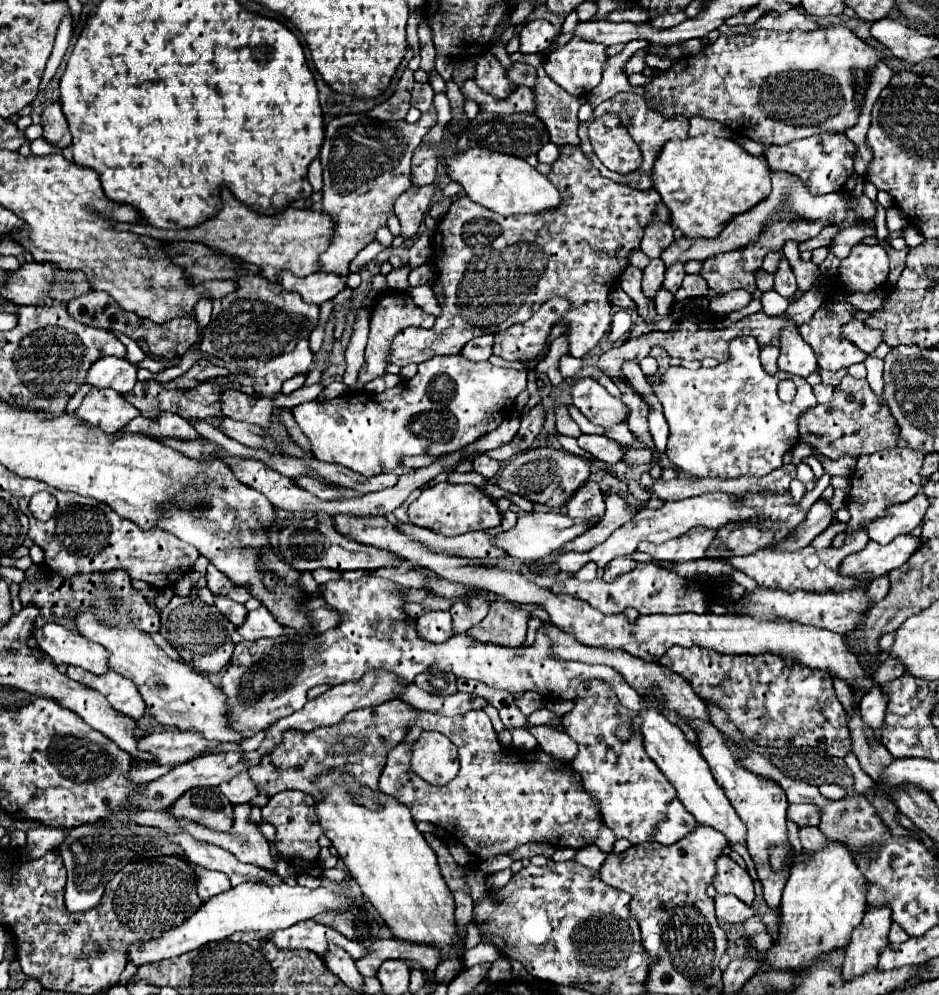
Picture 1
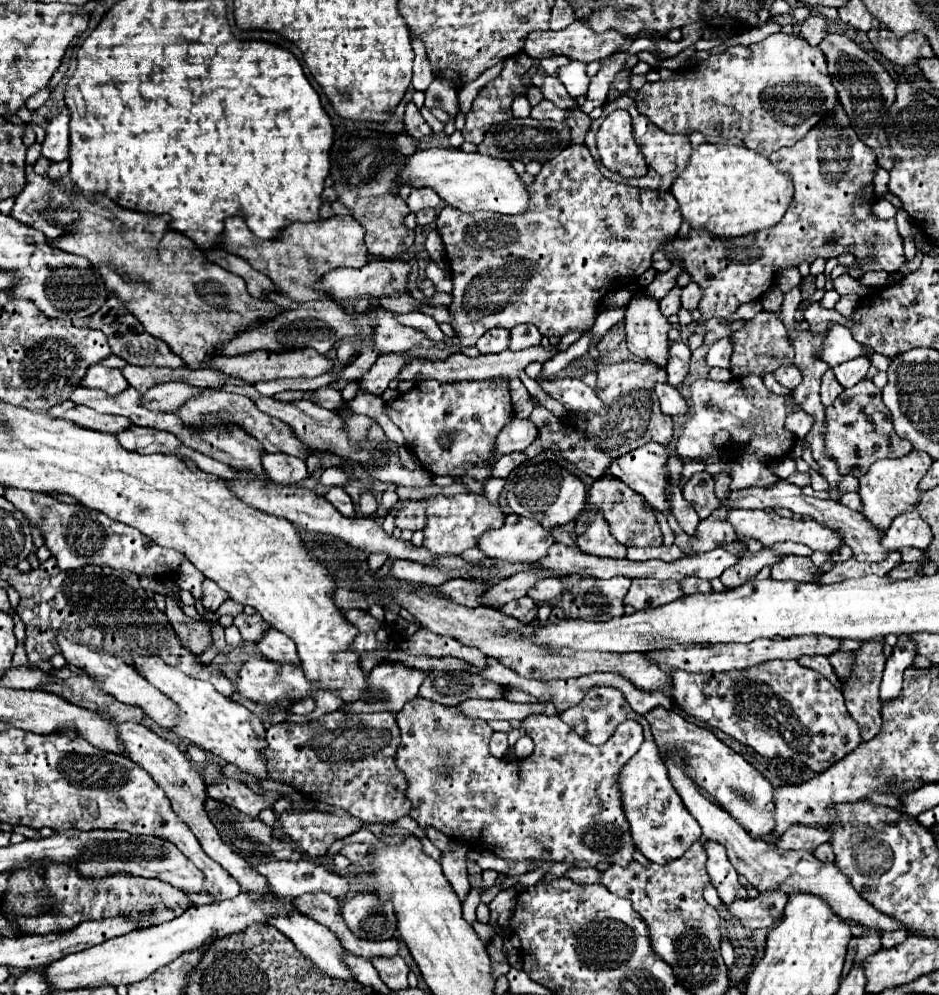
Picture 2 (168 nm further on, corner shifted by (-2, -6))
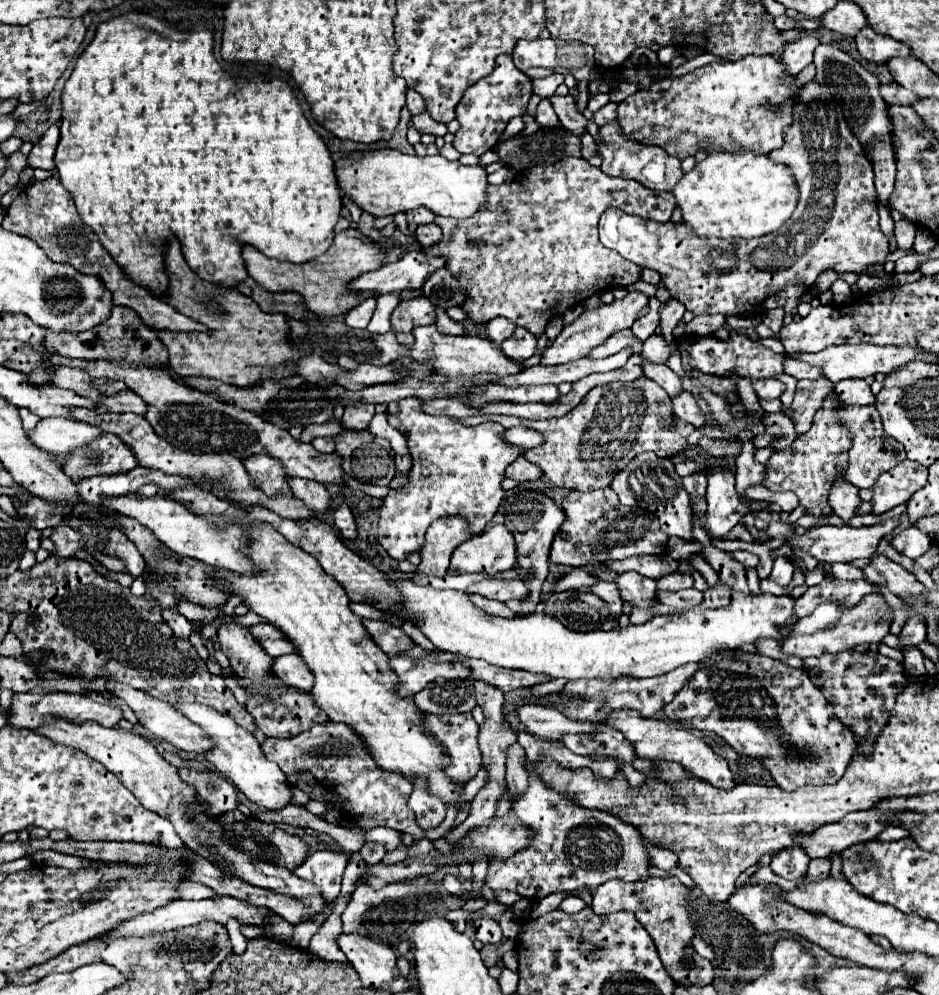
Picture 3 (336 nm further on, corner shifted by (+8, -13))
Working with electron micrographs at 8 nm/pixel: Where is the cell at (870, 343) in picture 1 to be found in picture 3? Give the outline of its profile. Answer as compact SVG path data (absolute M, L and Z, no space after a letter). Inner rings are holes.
M791 356L785 358L783 372L791 374L797 380L801 380L801 378L811 378L813 380L813 378L821 376L821 368L819 366L809 366L807 362L801 362L799 358L791 358Z

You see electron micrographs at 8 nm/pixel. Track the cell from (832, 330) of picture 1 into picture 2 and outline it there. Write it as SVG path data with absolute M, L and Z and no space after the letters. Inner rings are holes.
M857 357L853 361L845 361L837 367L833 367L833 373L837 377L837 381L843 385L843 387L853 387L855 383L863 381L867 377L867 369L871 367L869 359L867 357Z

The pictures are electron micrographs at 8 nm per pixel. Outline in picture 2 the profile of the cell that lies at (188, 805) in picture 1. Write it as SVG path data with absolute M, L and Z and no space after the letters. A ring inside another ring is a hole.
M207 799L205 803L205 809L207 809L207 815L209 819L213 821L213 825L217 827L219 835L223 837L223 841L227 845L233 847L235 853L243 855L243 857L251 857L253 859L253 865L259 865L259 863L267 863L267 861L299 861L303 857L303 851L299 851L295 847L295 843L289 843L287 837L279 837L275 839L273 837L273 827L265 825L259 817L249 817L249 815L243 815L241 811L237 811L235 807L229 807L225 803L219 803L215 799Z

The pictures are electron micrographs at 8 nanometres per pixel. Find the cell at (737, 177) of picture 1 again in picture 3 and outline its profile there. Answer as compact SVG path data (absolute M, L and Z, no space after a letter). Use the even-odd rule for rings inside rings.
M747 150L741 152L713 152L705 160L697 162L693 170L683 174L683 178L673 188L677 208L683 214L683 222L701 238L757 238L771 234L787 222L797 204L797 186L789 168L779 166L769 156L755 156Z

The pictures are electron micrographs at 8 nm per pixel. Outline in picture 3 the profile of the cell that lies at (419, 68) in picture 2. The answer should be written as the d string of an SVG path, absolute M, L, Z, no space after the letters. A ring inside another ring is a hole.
M413 88L407 90L407 108L411 114L421 114L425 110L425 100L421 94L417 94Z

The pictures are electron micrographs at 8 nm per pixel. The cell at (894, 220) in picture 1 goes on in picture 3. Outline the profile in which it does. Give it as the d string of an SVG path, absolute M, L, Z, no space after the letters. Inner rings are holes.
M811 80L801 88L793 126L785 130L785 146L781 146L781 150L773 150L773 154L769 156L777 164L783 164L791 170L799 188L799 200L793 218L789 218L779 232L771 232L769 236L753 240L699 238L685 224L657 224L653 220L631 216L617 208L609 208L607 212L603 212L599 220L599 238L607 248L617 250L623 258L635 262L637 266L657 270L661 274L661 282L671 292L671 296L679 300L695 316L739 316L763 312L773 304L783 306L787 312L791 312L797 308L799 298L813 286L813 282L823 270L835 270L837 274L867 274L869 266L887 258L889 240L879 228L879 214L875 208L873 190L873 168L865 158L863 146L857 142L857 138L853 138L853 134L849 134L849 128L845 126L845 118L841 114L841 106L835 102L835 98L831 98L825 86Z

